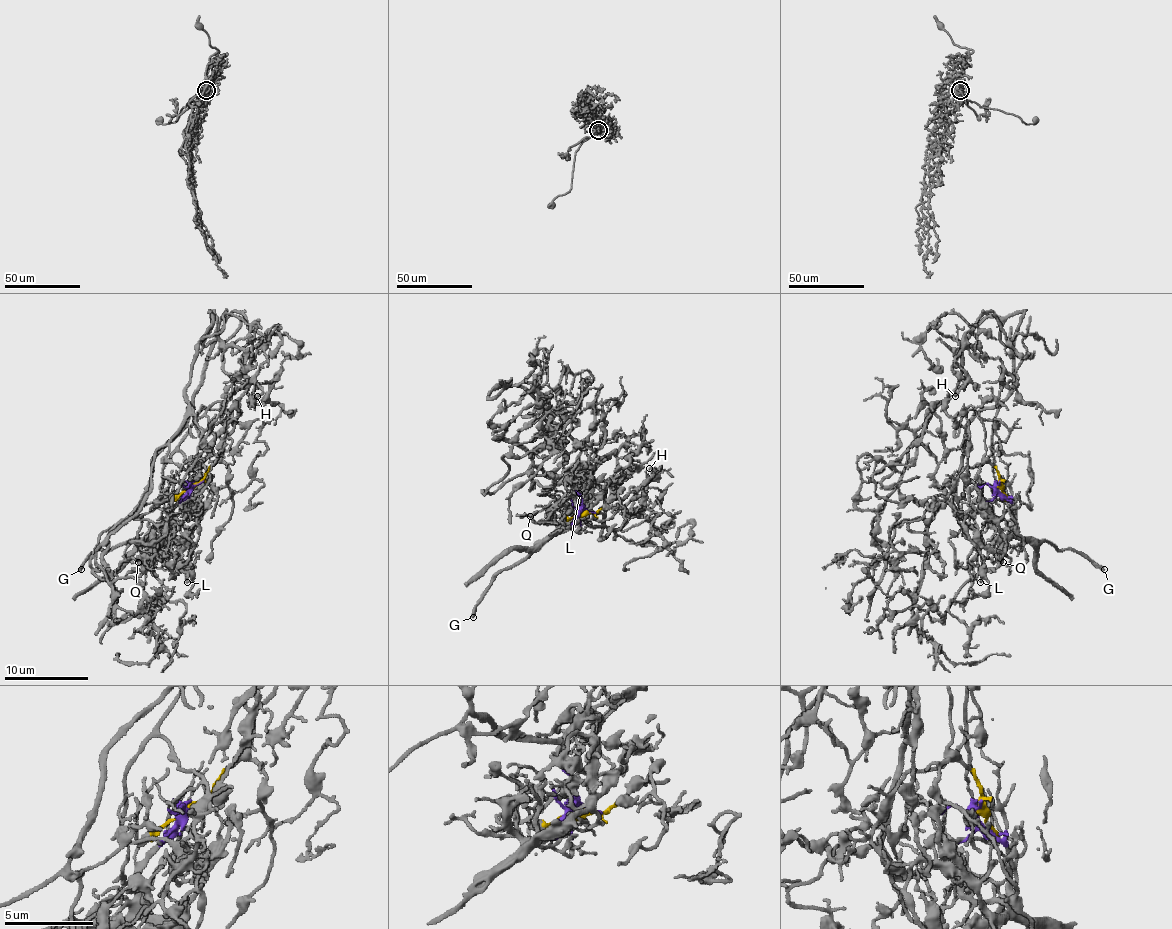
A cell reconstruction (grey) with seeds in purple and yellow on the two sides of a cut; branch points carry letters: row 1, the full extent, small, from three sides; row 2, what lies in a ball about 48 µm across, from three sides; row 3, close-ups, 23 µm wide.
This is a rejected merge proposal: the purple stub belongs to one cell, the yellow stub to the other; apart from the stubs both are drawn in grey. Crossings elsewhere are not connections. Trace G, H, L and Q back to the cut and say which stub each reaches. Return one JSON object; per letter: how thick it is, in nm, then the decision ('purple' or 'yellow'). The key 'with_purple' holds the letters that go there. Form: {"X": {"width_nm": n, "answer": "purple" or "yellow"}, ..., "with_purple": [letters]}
{"G": {"width_nm": 280, "answer": "purple"}, "H": {"width_nm": 180, "answer": "yellow"}, "L": {"width_nm": 140, "answer": "purple"}, "Q": {"width_nm": 90, "answer": "purple"}, "with_purple": ["G", "L", "Q"]}

